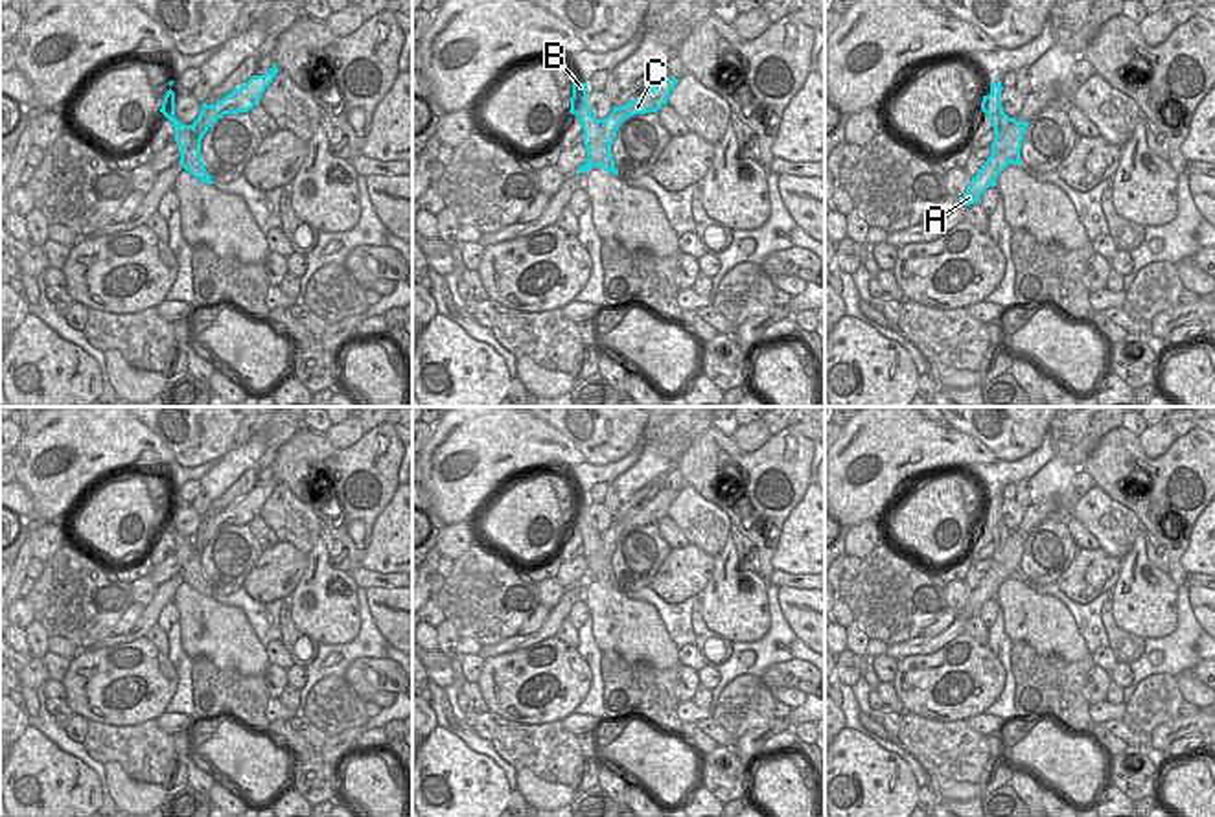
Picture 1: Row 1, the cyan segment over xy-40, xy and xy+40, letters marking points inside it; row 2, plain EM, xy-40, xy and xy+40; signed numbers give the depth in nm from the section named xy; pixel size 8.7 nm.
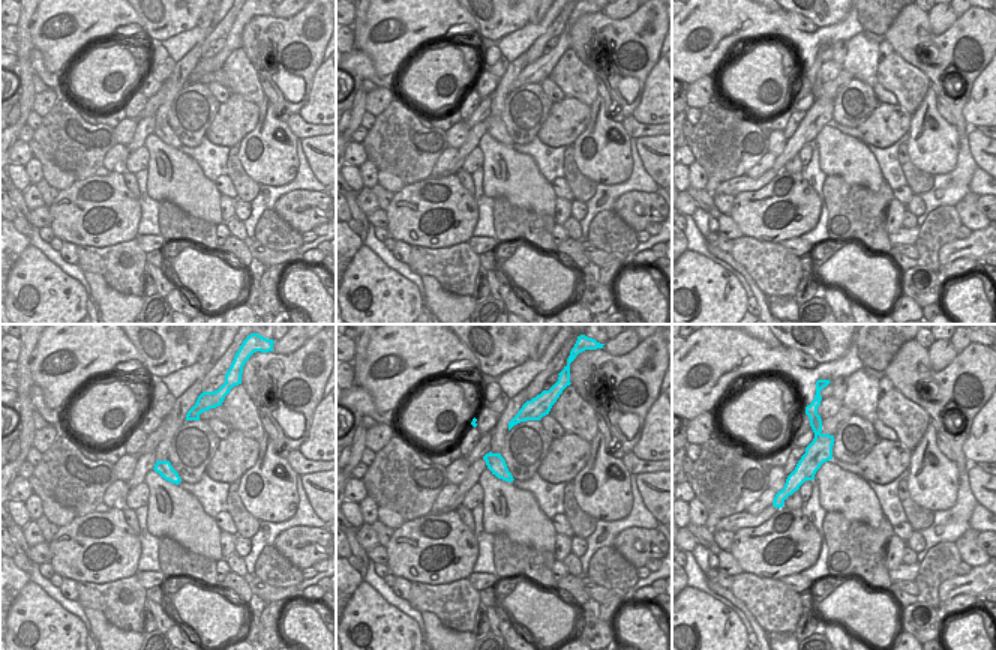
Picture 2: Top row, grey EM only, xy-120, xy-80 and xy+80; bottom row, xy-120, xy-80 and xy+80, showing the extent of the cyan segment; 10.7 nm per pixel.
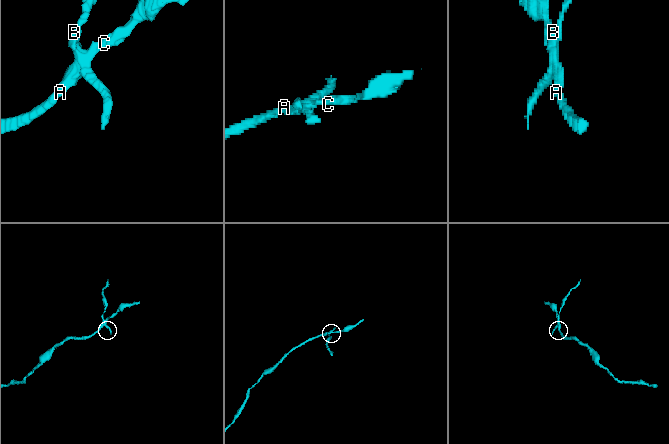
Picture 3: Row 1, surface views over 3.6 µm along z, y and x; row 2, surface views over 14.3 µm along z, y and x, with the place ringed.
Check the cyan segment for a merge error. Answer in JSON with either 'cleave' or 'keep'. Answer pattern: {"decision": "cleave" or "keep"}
{"decision": "cleave"}

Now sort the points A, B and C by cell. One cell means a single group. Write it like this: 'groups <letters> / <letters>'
groups A C / B

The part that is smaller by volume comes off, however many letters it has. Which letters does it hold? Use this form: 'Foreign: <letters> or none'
Foreign: B

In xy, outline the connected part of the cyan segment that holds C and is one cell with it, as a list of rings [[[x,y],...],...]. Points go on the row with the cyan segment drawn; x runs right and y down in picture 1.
[[[661,77],[652,88],[641,98],[626,103],[624,107],[613,107],[611,114],[602,120],[602,129],[608,144],[613,144],[620,123],[635,114],[657,112],[666,105],[670,92],[676,88],[679,79]]]

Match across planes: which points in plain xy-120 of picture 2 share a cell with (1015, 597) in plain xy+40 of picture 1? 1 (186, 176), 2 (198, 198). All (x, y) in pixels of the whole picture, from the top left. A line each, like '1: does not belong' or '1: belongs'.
1: belongs
2: belongs

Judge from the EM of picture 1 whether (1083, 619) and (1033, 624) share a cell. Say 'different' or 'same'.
different

